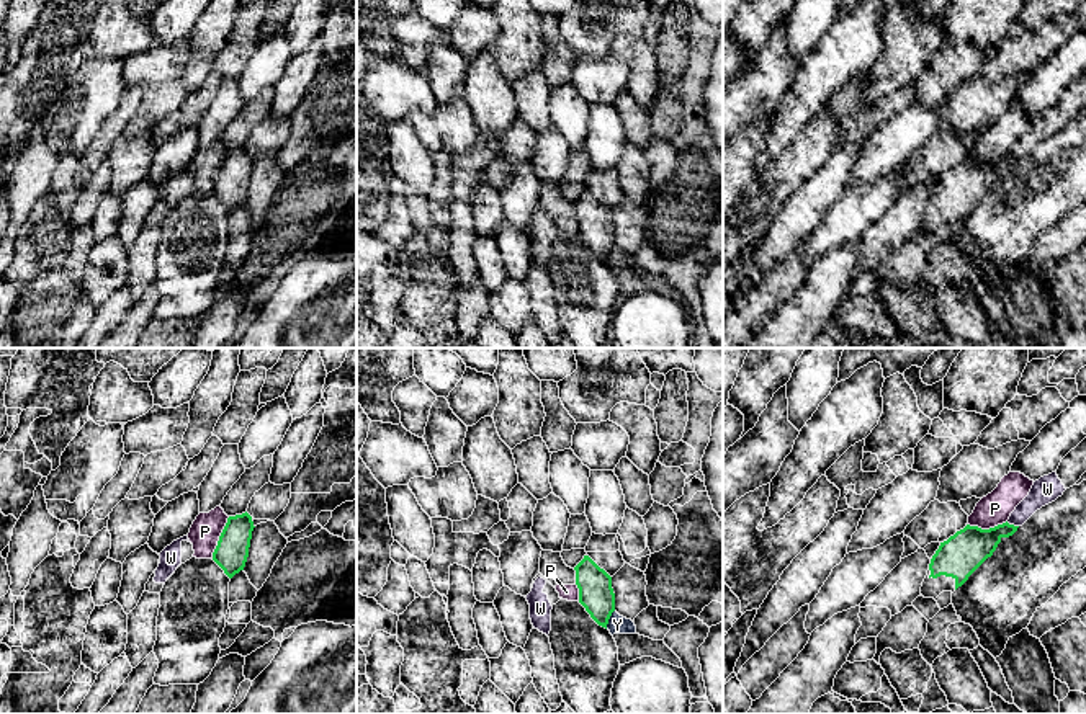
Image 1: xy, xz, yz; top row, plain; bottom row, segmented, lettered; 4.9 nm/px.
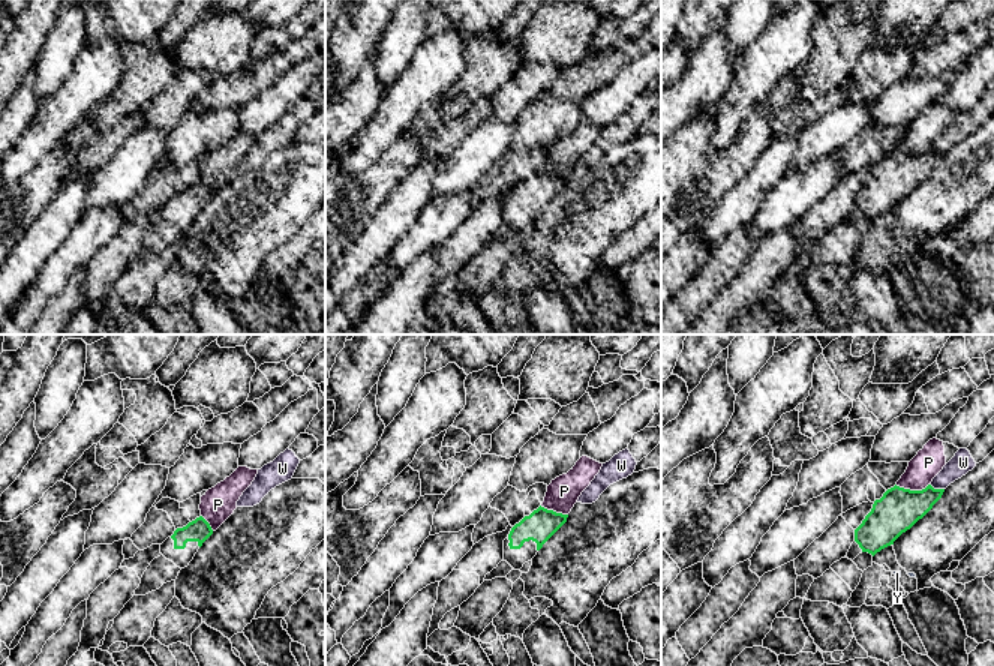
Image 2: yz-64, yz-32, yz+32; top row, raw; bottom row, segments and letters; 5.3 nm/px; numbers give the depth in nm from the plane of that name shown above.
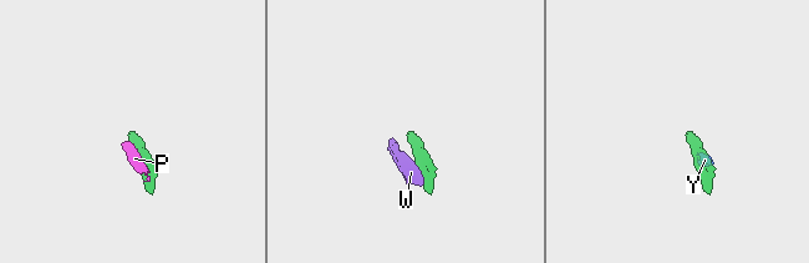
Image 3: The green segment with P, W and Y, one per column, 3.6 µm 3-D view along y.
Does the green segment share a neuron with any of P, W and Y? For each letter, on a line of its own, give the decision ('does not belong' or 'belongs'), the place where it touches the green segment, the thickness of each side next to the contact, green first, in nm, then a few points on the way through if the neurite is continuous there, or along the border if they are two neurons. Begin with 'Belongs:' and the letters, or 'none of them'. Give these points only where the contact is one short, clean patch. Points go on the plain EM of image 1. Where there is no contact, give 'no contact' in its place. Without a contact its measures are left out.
Belongs: none of them
P: does not belong; meets green in xy at (219, 172); 160 nm thick on the green side, 150 nm on the other
W: does not belong; meets green in yz at (1013, 159); 200 nm thick on the green side, 140 nm on the other; border along yz (1006, 156), (1018, 160)
Y: does not belong; meets green in xz at (609, 252); 170 nm thick on the green side, 100 nm on the other; border along xz (614, 244), (605, 262)

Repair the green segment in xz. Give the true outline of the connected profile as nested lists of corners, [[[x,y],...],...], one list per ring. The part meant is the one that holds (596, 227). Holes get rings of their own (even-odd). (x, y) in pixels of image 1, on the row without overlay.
[[[589,190],[574,201],[579,237],[590,252],[607,263],[608,253],[615,245],[615,227],[612,211],[600,203]]]

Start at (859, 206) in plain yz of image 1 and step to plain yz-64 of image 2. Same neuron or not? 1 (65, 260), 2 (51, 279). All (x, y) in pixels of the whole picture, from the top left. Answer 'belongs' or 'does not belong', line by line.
1: belongs
2: belongs

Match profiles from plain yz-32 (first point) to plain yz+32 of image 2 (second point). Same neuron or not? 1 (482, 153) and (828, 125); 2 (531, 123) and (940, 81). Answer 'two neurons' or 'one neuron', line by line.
1: one neuron
2: one neuron

